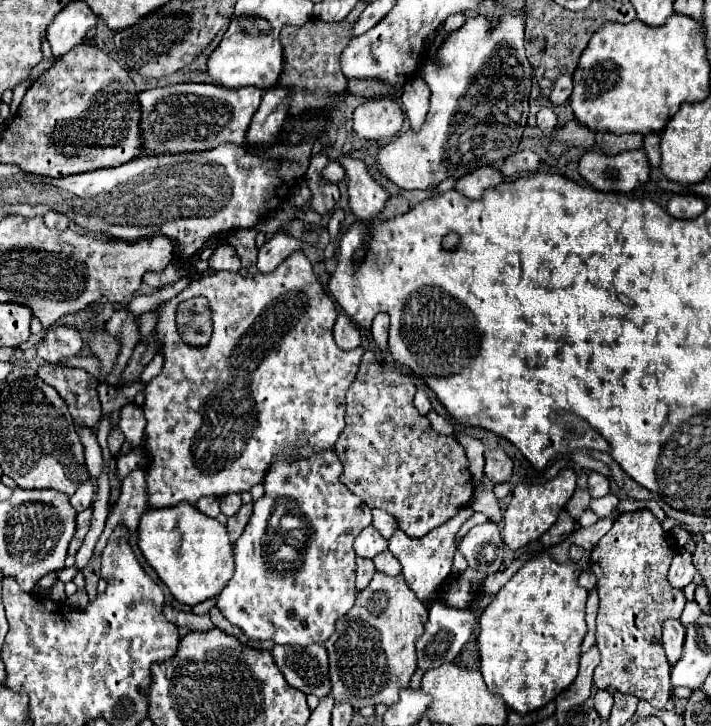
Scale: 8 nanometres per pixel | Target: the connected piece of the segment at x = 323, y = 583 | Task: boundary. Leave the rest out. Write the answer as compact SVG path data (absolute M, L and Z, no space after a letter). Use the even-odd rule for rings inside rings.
M317 450L317 454L311 454L309 458L285 458L285 454L277 454L277 458L273 458L273 466L269 466L265 472L265 496L255 500L255 510L247 522L247 528L233 546L235 574L217 596L217 608L223 612L223 616L231 624L239 626L251 640L271 640L275 644L299 646L323 644L333 634L335 622L353 606L357 598L353 542L357 534L371 524L371 508L347 490L347 486L341 482L341 474L343 470L335 450ZM285 534L297 538L299 562L283 564L285 568L279 568L281 564L271 562L269 556L273 554L273 548L283 544Z

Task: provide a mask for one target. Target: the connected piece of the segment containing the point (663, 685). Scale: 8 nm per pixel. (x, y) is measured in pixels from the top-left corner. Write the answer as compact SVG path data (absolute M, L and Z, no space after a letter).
M649 510L623 512L613 528L597 542L591 554L591 572L597 576L599 614L597 614L597 646L601 650L601 664L595 668L593 686L603 690L607 686L637 696L655 708L665 708L671 696L669 662L661 644L661 626L667 618L679 618L687 602L683 590L675 590L667 582L667 570L673 558L671 536L661 528L659 520Z

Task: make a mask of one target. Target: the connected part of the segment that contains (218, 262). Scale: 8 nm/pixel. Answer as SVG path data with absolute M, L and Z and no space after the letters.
M225 242L213 250L213 254L209 258L209 270L213 270L213 272L223 272L223 270L237 272L239 268L241 268L239 256L229 242Z

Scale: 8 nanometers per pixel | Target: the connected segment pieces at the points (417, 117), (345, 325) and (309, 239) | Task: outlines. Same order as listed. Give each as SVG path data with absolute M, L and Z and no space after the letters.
M411 78L403 86L401 102L413 130L419 130L425 124L429 112L429 86L421 78Z
M345 314L337 316L337 322L333 326L333 338L337 346L341 346L341 350L355 350L361 342L359 328Z
M275 234L273 238L269 238L259 248L259 262L257 262L259 272L271 272L273 268L277 268L277 264L281 264L291 252L301 248L305 242L307 244L315 244L317 242L317 234L307 234L305 240L291 238L287 234Z

